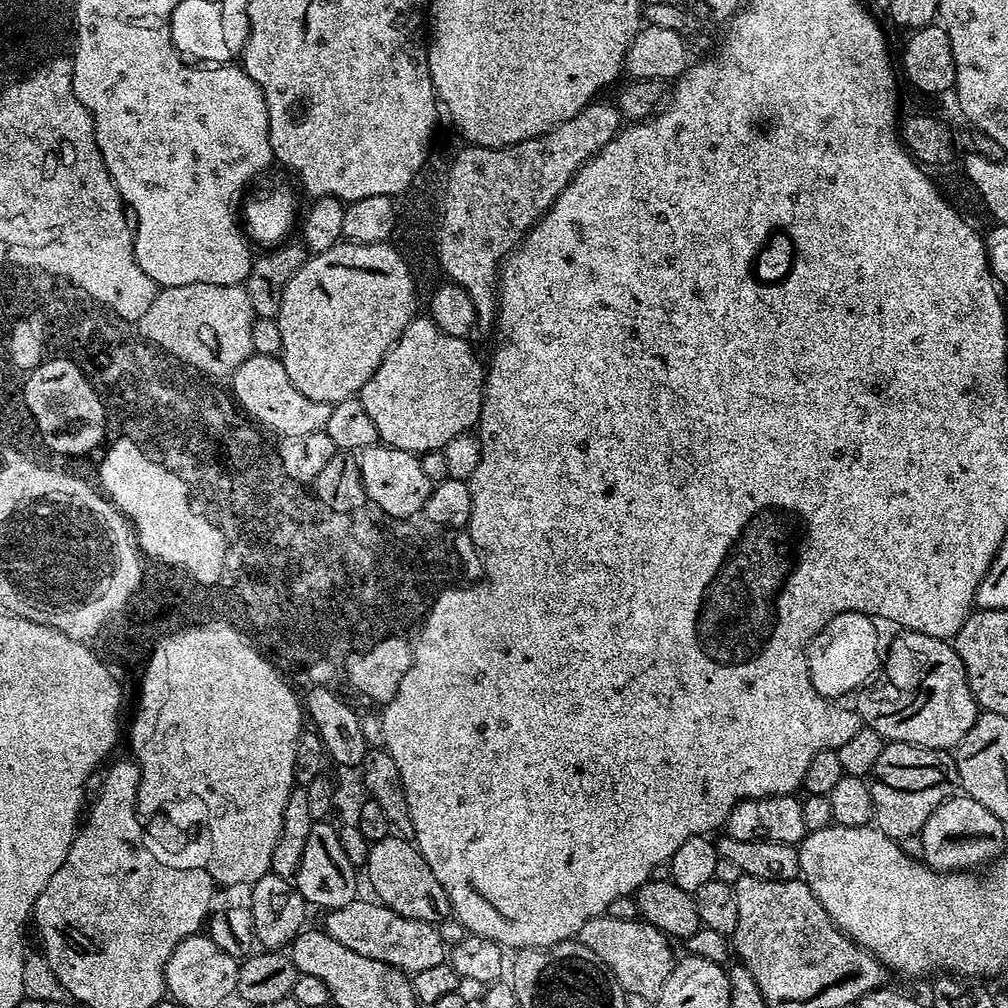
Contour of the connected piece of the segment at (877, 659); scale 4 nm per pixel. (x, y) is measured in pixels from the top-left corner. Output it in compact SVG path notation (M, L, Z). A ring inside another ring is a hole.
M843 612L812 641L808 652L808 681L819 697L834 700L844 694L851 695L876 674L882 660L882 640L880 644L875 624L875 619L864 612Z

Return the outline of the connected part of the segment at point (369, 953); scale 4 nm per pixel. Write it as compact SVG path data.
M357 898L351 904L331 909L325 915L328 917L325 918L324 924L322 923L323 931L329 932L335 940L342 942L342 946L350 946L350 950L355 950L357 954L363 954L365 958L374 958L378 962L386 962L400 972L411 974L418 970L426 970L429 966L445 963L446 945L442 942L440 929L437 925L427 924L414 918L406 918L402 914L390 910L385 904L369 900Z

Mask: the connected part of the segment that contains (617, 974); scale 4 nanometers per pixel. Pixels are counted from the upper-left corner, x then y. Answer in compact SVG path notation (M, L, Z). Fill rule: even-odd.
M607 914L595 916L590 918L590 922L586 922L586 926L582 926L578 939L582 946L586 946L586 950L590 950L604 963L604 967L623 986L628 996L655 1001L662 986L666 986L666 978L670 978L674 955L672 956L672 948L668 945L671 944L669 937L642 919L626 922L623 918L610 918Z

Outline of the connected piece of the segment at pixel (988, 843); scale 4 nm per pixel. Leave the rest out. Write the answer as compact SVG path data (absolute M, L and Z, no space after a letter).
M963 794L951 796L926 818L926 826L919 832L925 851L923 863L938 873L966 872L979 869L976 868L979 864L991 865L1005 851L1004 828L1005 821L990 814L990 810L974 802L974 798Z

